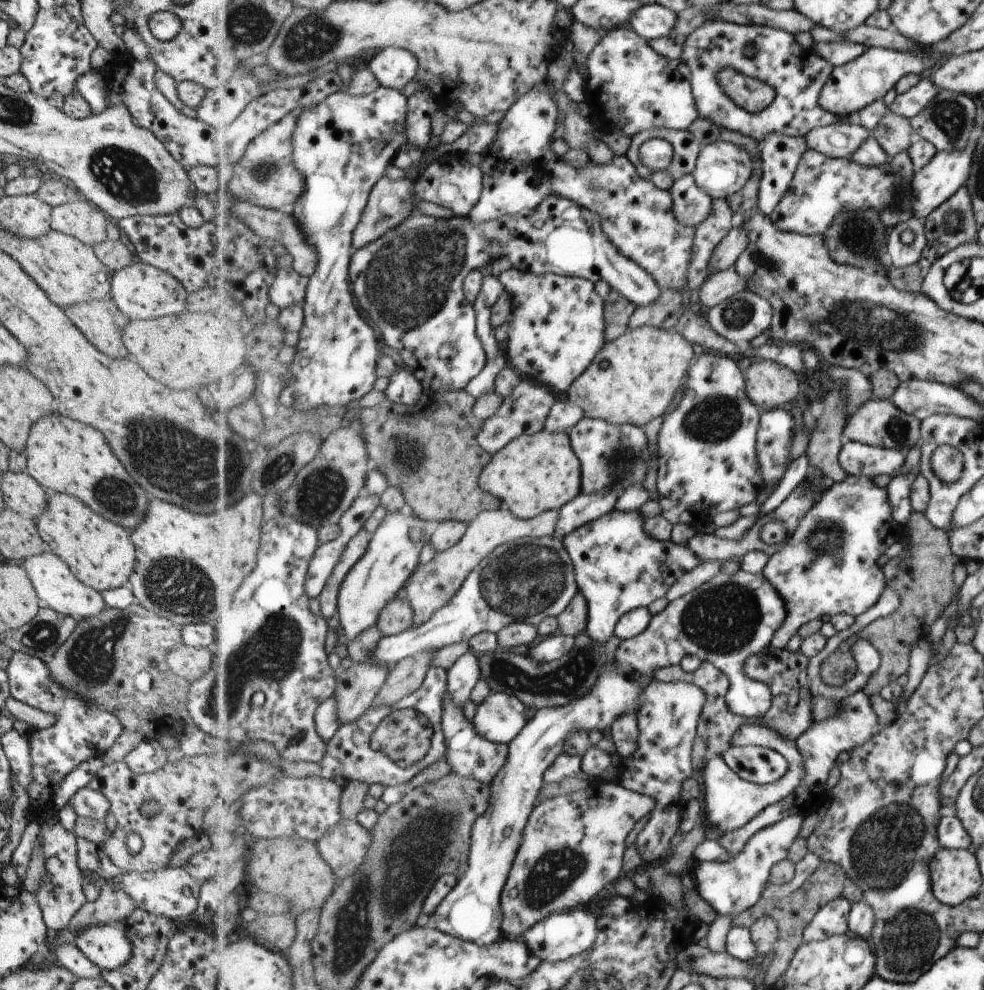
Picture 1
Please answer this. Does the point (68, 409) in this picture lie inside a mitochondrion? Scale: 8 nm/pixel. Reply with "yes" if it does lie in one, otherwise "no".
no

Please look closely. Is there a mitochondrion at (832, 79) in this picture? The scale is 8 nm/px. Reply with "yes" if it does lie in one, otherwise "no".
no

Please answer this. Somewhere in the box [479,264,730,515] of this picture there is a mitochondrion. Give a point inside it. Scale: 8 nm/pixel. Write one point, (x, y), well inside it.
(623, 457)

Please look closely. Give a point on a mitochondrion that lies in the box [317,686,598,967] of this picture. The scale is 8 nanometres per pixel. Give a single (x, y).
(554, 873)

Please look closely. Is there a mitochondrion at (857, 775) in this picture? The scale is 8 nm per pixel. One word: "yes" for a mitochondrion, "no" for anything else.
no

